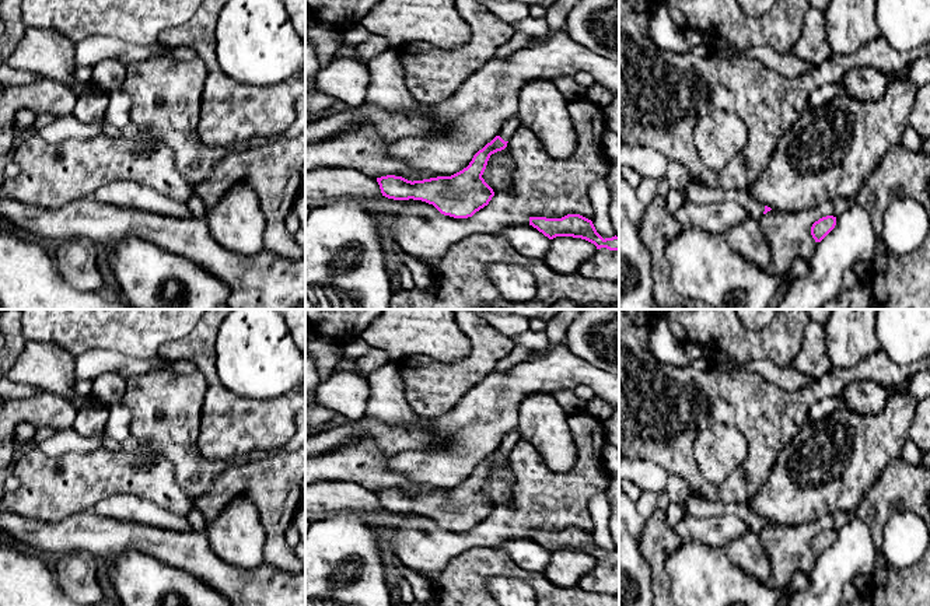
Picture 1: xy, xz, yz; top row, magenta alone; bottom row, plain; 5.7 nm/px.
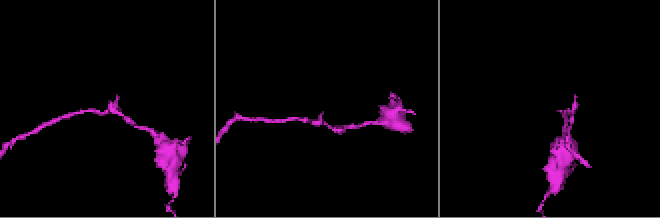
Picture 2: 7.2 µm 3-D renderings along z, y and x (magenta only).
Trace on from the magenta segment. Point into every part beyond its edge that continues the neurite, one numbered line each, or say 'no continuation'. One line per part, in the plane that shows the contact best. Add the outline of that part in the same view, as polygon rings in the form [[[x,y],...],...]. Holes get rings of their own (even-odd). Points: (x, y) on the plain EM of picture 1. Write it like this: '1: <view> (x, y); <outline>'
1: xz (510, 440); [[[515,428],[503,437],[503,441],[501,441],[499,449],[504,455],[508,455],[520,439],[521,439],[521,435],[520,435],[518,430]]]

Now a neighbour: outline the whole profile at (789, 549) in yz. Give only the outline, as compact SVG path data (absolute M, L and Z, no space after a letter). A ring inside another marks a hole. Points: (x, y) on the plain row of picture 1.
M835 511L814 522L801 525L770 523L762 529L759 539L770 560L769 588L784 589L796 571L811 574L817 556L811 549L811 540L822 530L839 530L854 518L854 512Z

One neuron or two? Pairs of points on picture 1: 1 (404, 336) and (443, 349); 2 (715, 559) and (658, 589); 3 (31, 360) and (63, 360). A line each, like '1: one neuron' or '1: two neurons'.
1: one neuron
2: two neurons
3: one neuron

